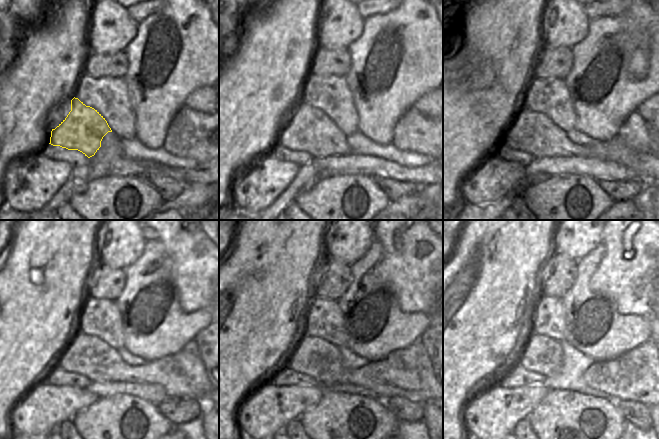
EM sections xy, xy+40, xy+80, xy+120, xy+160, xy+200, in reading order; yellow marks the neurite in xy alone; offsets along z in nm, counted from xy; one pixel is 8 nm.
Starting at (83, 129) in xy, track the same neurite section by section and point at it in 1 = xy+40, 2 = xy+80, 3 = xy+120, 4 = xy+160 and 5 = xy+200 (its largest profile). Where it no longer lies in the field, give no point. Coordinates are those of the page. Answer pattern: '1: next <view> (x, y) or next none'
1: next xy+40 (308, 129)
2: next xy+80 (534, 132)
3: next xy+120 (183, 375)
4: next xy+160 (407, 373)
5: next xy+200 (636, 375)

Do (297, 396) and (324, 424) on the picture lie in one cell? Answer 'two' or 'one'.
two

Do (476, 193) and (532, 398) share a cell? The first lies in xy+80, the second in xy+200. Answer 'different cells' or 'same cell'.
same cell

